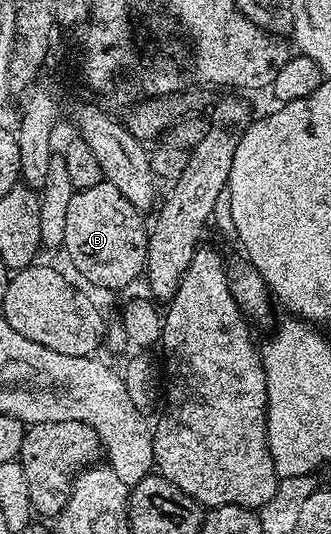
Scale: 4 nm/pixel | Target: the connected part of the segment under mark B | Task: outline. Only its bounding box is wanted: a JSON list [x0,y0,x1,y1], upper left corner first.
[64,179,148,290]

